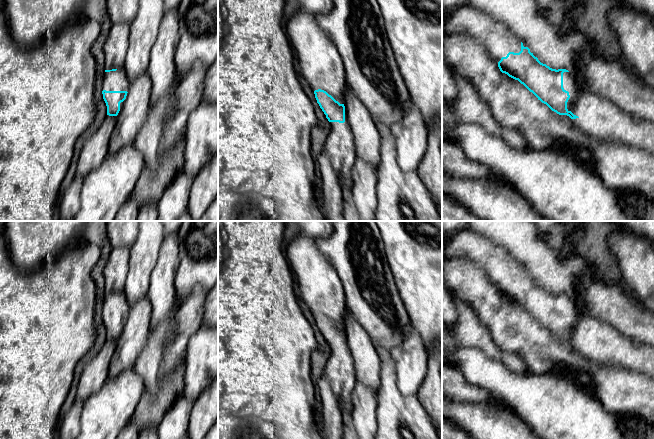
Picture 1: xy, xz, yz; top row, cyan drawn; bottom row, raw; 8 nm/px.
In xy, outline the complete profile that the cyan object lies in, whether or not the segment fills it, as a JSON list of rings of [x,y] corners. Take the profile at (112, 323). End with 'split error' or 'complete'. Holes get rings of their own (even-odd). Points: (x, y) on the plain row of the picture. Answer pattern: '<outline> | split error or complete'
[[[124,293],[105,294],[102,318],[107,330],[107,339],[118,339],[126,323],[130,306]]] | split error

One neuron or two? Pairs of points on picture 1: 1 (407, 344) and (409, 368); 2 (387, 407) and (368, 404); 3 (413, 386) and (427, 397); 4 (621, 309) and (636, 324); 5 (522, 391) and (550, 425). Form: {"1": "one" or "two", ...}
{"1": "one", "2": "two", "3": "two", "4": "one", "5": "one"}

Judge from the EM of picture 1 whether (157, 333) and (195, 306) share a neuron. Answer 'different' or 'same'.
different

